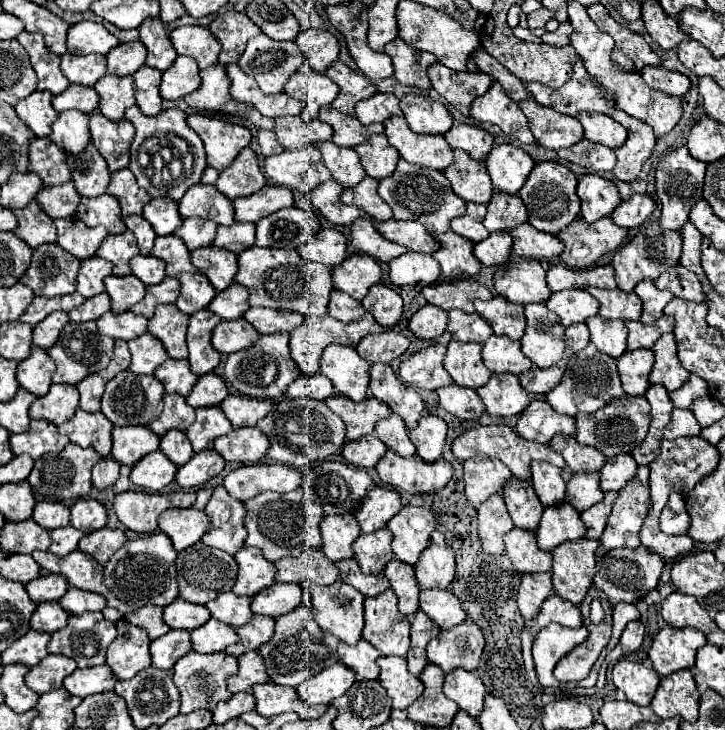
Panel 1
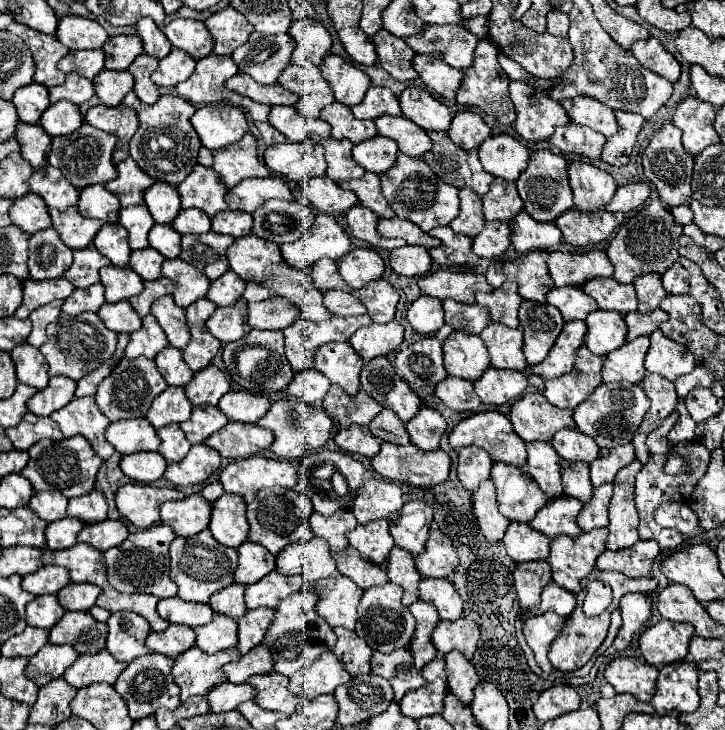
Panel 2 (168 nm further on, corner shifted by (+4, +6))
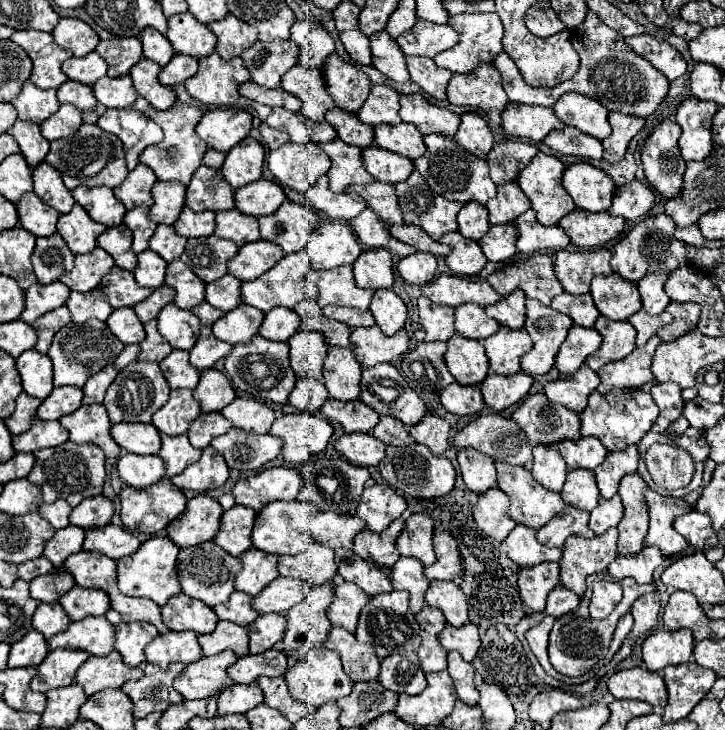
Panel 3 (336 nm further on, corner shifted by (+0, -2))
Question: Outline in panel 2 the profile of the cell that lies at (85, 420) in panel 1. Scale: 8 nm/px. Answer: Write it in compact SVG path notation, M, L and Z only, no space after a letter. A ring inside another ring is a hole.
M75 398L65 408L51 414L51 418L59 424L63 436L85 436L103 460L107 460L115 452L115 446L105 438L109 420L101 414L93 398Z

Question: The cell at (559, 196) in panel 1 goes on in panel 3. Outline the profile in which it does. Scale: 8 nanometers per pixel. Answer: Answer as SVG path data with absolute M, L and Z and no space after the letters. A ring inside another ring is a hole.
M539 152L517 178L517 184L531 200L539 224L543 226L555 226L563 216L575 210L573 198L561 184L563 170L561 160Z

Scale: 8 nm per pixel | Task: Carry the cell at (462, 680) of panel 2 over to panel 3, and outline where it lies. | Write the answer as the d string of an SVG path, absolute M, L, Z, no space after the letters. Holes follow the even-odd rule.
M451 652L447 670L453 678L455 692L457 692L459 700L469 704L469 706L475 706L479 702L479 692L477 692L477 686L475 686L475 668L469 662L465 662L459 656L459 652Z

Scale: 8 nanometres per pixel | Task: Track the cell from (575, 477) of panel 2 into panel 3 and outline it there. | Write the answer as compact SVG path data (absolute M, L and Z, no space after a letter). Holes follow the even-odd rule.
M571 470L561 490L561 498L569 506L575 506L581 510L593 510L601 500L593 472L591 470Z

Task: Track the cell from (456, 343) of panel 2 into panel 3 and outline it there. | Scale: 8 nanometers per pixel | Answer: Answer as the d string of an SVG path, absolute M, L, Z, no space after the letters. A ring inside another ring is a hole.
M455 334L447 342L445 362L453 378L463 386L479 386L489 374L489 360L479 340Z

